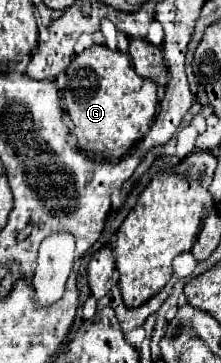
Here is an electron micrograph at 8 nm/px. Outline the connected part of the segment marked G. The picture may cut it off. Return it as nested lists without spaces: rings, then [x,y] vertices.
[[[93,44],[69,64],[63,100],[77,146],[91,154],[119,158],[147,134],[157,112],[157,84],[135,72],[127,52]]]

